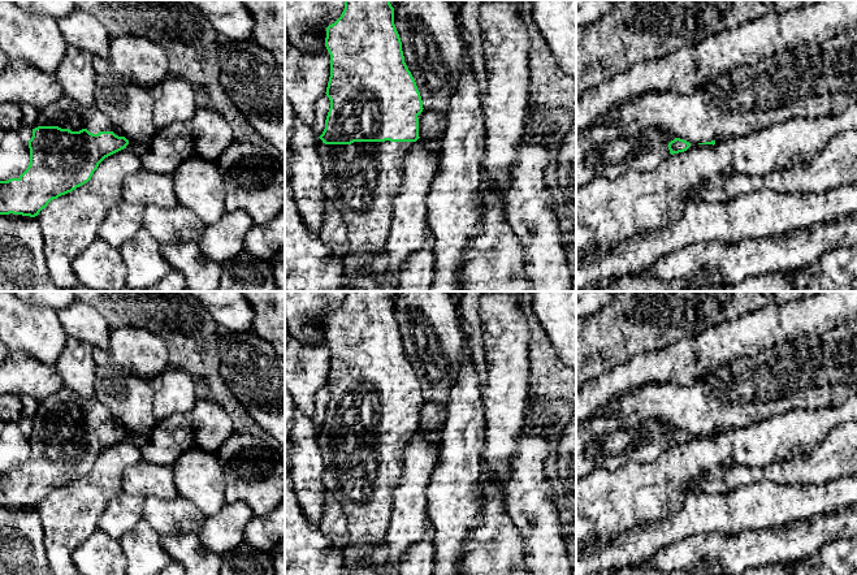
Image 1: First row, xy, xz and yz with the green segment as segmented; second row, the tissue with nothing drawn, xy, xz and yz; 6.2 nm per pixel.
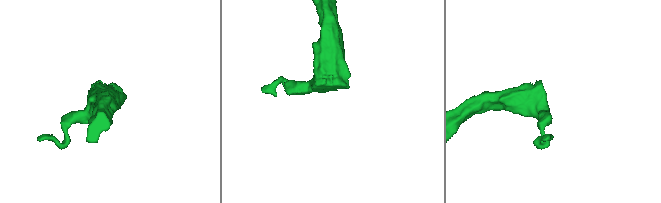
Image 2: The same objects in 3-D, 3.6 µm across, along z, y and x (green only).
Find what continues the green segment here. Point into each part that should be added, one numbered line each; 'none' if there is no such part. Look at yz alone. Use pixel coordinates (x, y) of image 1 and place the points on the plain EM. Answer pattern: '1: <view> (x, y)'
none

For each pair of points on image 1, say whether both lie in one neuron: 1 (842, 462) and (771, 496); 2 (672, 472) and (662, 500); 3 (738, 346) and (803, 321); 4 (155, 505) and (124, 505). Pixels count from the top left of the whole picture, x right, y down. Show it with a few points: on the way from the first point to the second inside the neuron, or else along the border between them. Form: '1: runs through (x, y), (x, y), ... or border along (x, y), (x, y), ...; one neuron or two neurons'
1: border along (765, 480), (782, 484), (826, 484); two neurons
2: runs through (667, 479), (662, 484), (662, 493); one neuron
3: runs through (753, 333), (766, 328), (780, 328), (787, 321); one neuron
4: border along (145, 498), (142, 518); two neurons

